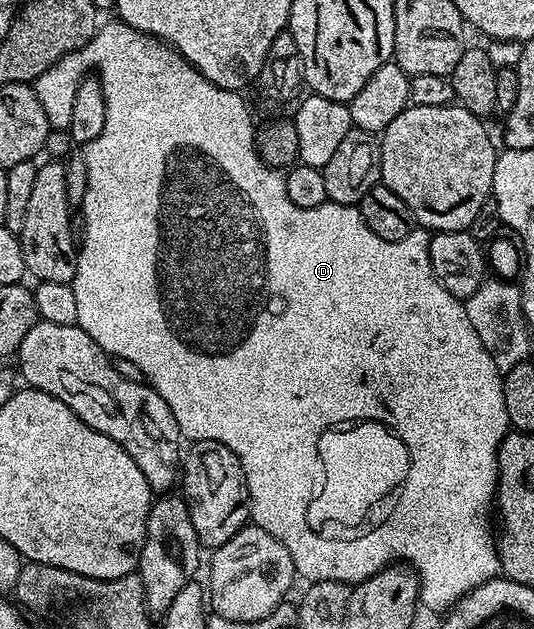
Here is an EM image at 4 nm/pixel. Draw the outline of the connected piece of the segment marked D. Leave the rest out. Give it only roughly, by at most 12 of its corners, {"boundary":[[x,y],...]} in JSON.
{"boundary":[[117,18],[78,327],[306,582],[499,575],[503,373],[431,233],[288,198]]}

